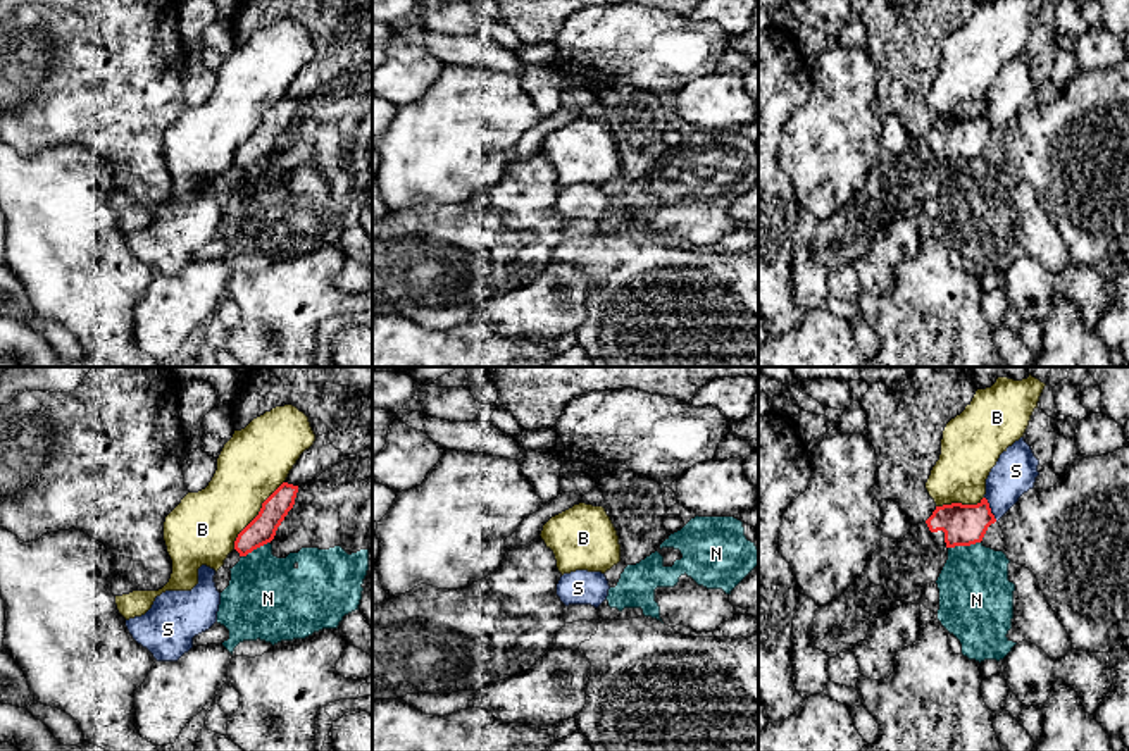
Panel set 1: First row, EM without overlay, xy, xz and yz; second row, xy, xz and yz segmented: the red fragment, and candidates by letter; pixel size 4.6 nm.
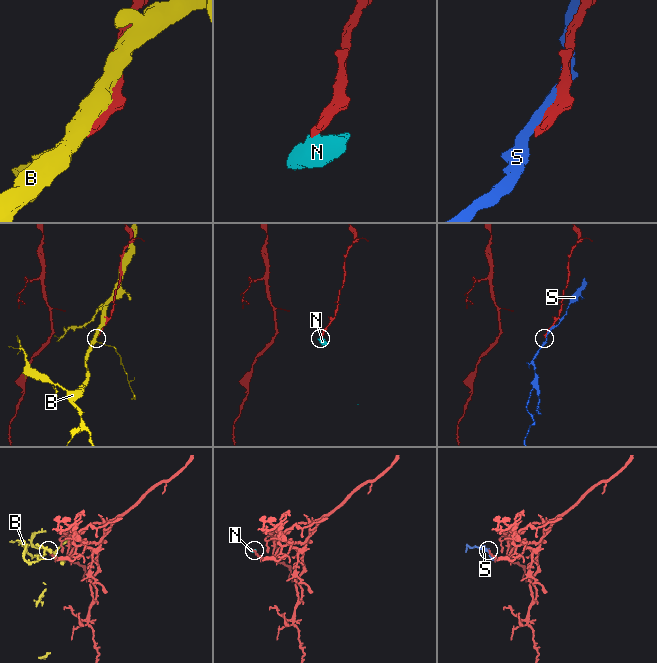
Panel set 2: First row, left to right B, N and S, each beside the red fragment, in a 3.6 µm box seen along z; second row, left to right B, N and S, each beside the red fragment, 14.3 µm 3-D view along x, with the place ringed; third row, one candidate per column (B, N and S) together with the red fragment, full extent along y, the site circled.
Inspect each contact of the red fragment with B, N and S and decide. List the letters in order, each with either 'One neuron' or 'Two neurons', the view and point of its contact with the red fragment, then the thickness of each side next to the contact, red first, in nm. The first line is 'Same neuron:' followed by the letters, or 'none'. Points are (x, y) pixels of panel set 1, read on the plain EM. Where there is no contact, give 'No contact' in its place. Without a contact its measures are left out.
Same neuron: none
B: Two neurons. Touches red at xy (257, 130). Thickness 130 nm (red) against 320 nm
N: Two neurons. Touches red at yz (964, 159). Thickness 190 nm (red) against 340 nm
S: Two neurons. Touches red at yz (990, 123). Thickness 190 nm (red) against 200 nm

